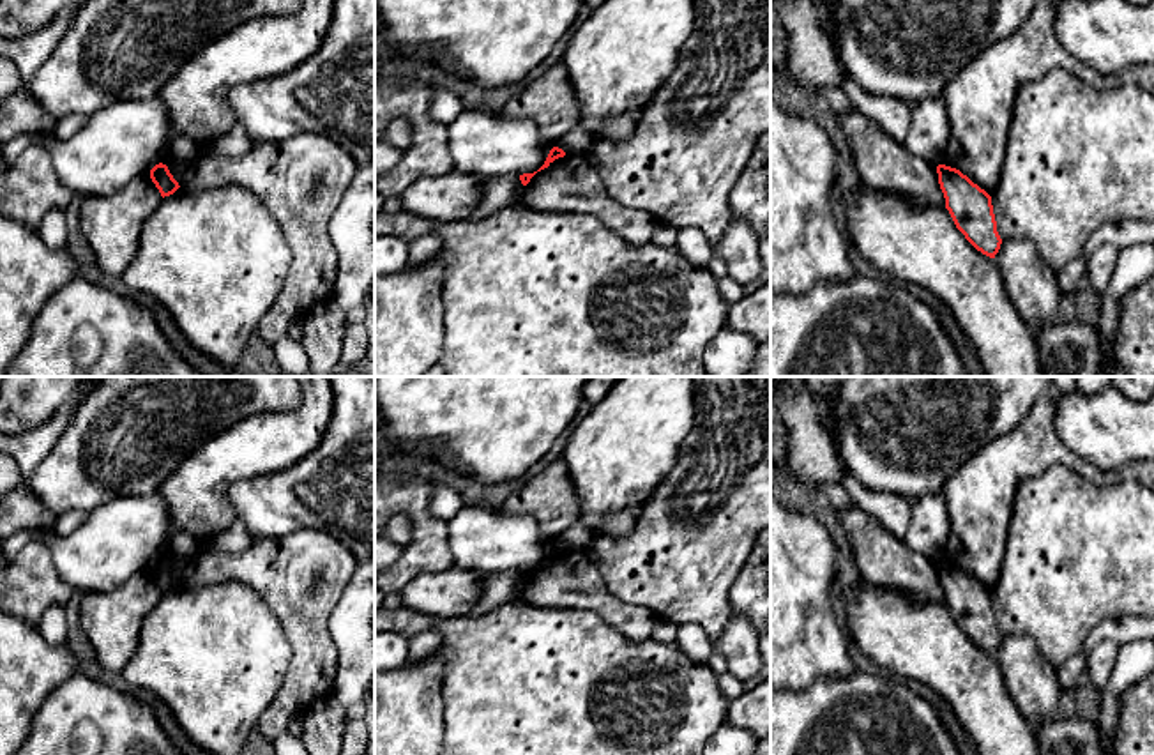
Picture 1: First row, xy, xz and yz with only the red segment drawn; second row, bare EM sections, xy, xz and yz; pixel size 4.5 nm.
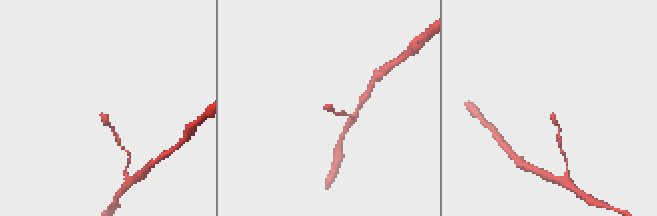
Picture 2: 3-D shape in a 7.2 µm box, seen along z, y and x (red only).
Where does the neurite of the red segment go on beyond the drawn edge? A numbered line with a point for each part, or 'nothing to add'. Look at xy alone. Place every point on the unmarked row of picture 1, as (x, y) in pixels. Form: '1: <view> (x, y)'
nothing to add

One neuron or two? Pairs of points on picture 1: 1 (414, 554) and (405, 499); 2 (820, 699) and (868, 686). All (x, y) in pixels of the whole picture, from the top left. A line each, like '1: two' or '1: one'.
1: one
2: one

